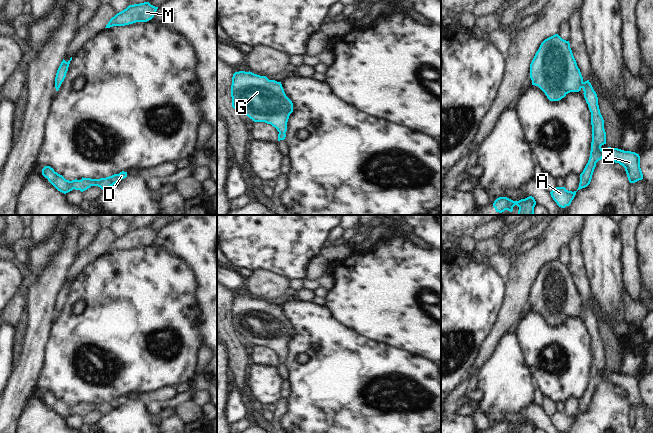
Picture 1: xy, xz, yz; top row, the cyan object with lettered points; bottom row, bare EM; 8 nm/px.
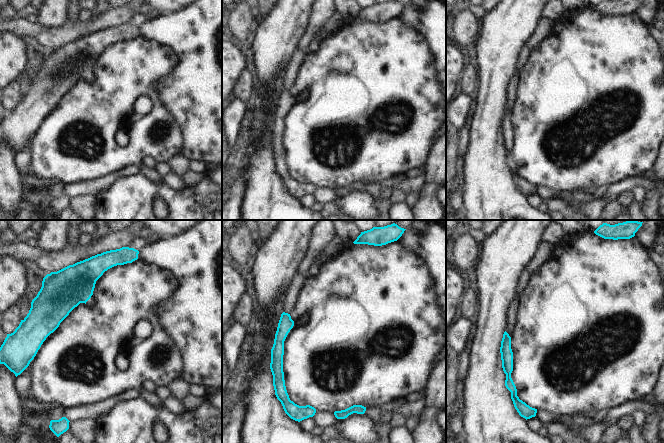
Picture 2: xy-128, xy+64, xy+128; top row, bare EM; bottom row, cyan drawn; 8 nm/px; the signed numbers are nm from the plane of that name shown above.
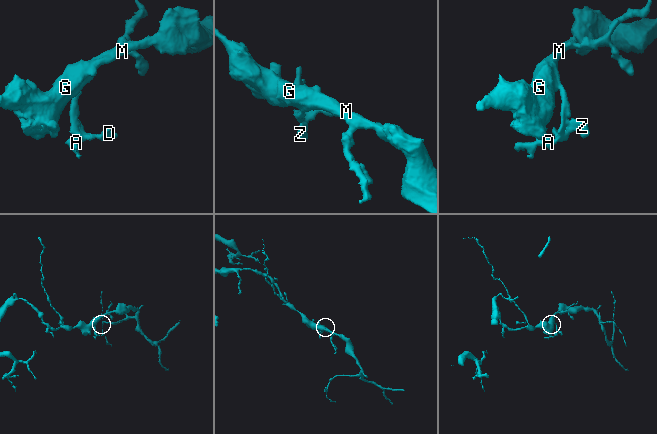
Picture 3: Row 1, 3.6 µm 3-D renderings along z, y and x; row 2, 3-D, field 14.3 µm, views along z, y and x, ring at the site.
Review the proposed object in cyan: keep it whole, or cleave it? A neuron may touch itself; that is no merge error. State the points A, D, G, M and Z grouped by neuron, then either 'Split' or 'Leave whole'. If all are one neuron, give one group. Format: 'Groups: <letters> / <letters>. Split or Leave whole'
Groups: A D G M Z. Leave whole.

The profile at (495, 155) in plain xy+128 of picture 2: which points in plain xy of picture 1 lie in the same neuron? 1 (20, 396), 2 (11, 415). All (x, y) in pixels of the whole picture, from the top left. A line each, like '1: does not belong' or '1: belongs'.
1: does not belong
2: does not belong

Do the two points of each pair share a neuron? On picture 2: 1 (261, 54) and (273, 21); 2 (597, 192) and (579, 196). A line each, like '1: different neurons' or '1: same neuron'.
1: same neuron
2: same neuron

